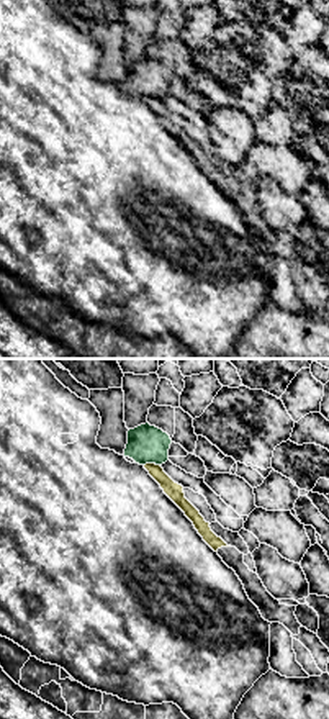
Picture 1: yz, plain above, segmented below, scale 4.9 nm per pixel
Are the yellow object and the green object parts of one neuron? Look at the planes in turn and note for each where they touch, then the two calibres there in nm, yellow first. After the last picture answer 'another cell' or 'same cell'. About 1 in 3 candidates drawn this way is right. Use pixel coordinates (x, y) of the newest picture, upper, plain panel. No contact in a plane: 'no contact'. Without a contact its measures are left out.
(151, 97) | 80/190 nm

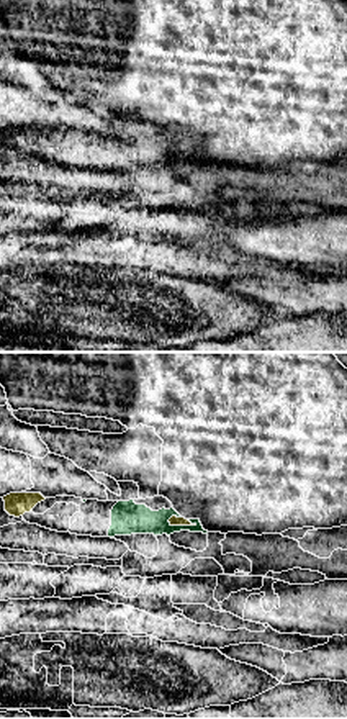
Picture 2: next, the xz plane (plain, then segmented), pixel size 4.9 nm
(182, 158) | 50/150 nm

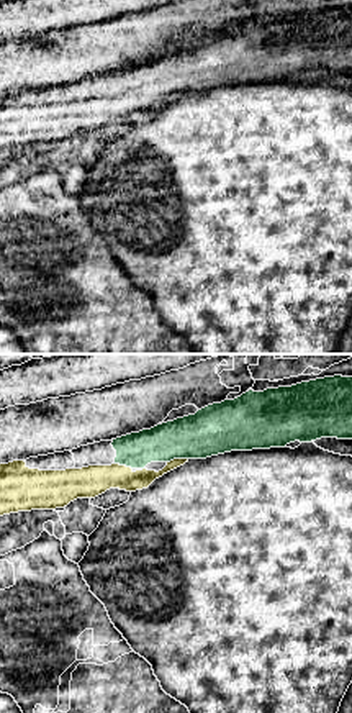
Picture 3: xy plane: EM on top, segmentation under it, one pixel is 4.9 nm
(177, 92) | 100/240 nm

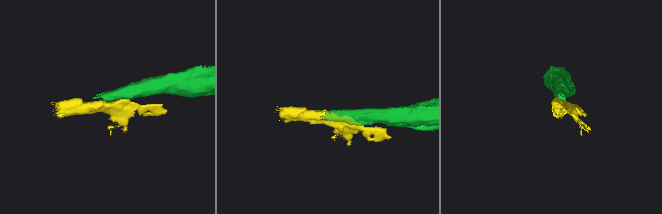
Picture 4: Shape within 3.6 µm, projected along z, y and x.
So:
same cell

